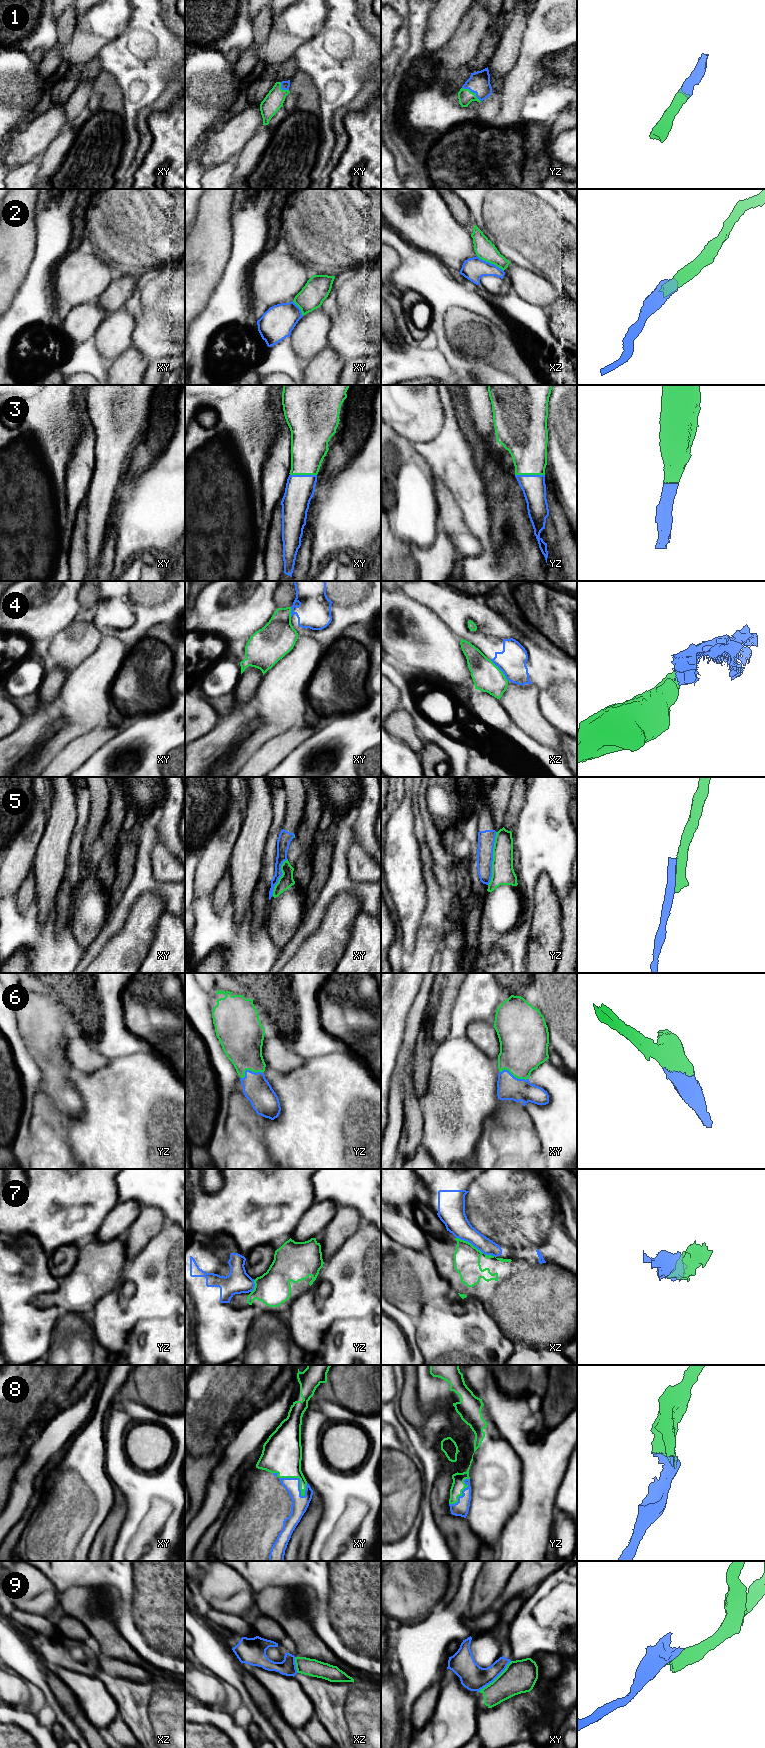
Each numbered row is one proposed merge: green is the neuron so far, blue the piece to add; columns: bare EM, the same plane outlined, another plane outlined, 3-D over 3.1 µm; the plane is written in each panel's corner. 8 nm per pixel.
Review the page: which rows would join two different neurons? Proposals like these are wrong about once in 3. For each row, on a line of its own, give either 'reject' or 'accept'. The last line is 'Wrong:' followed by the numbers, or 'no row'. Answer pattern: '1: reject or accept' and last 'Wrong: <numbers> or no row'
1: accept
2: reject
3: accept
4: reject
5: reject
6: accept
7: reject
8: accept
9: reject
Wrong: 2, 4, 5, 7, 9

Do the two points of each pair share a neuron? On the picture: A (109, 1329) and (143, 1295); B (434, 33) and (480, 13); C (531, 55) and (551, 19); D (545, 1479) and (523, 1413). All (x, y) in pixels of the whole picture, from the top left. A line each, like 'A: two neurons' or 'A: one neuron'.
A: one neuron
B: two neurons
C: one neuron
D: one neuron

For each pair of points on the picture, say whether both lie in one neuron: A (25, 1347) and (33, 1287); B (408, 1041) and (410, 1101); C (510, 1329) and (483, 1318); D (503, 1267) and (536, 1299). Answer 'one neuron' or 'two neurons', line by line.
A: one neuron
B: two neurons
C: two neurons
D: one neuron

